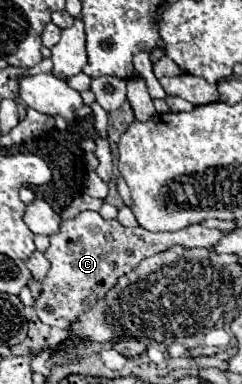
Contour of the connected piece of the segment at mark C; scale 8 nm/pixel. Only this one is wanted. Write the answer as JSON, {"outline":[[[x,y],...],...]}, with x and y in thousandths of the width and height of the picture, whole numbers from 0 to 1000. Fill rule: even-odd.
{"outline":[[[335,552],[326,563],[252,578],[236,609],[211,615],[211,641],[186,672],[211,682],[194,719],[169,729],[169,766],[145,776],[153,828],[194,849],[293,854],[335,818],[376,807],[401,781],[426,781],[508,714],[550,708],[583,677],[682,656],[715,641],[855,646],[921,615],[905,599],[789,589],[740,604],[607,604],[599,594],[517,594],[492,573],[426,573],[401,552]]]}

